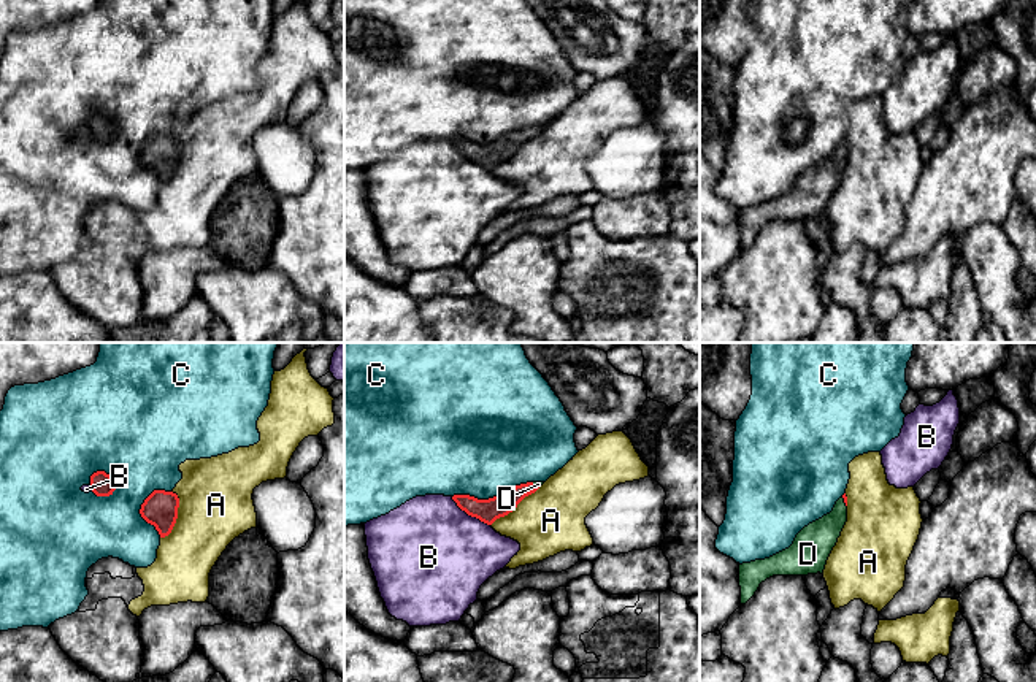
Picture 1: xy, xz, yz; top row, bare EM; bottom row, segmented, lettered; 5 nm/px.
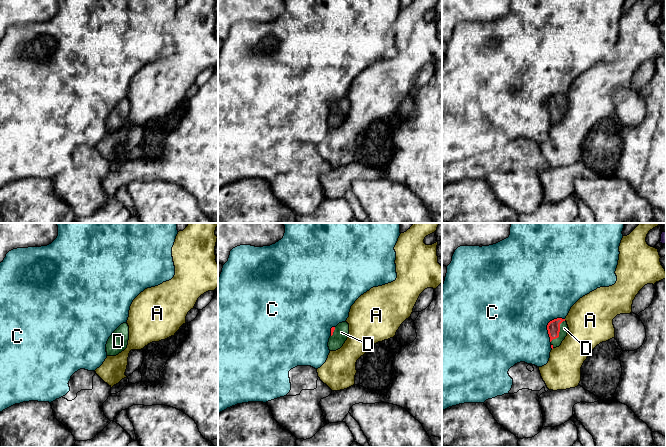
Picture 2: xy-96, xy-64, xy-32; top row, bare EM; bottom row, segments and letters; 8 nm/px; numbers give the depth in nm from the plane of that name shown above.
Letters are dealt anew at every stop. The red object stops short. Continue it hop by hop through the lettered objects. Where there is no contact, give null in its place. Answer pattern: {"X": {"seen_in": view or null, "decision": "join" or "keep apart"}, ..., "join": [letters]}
{"A": {"seen_in": "xy", "decision": "keep apart"}, "B": {"seen_in": "xz", "decision": "keep apart"}, "C": {"seen_in": "xz", "decision": "keep apart"}, "D": {"seen_in": "yz", "decision": "join"}, "join": ["D"]}

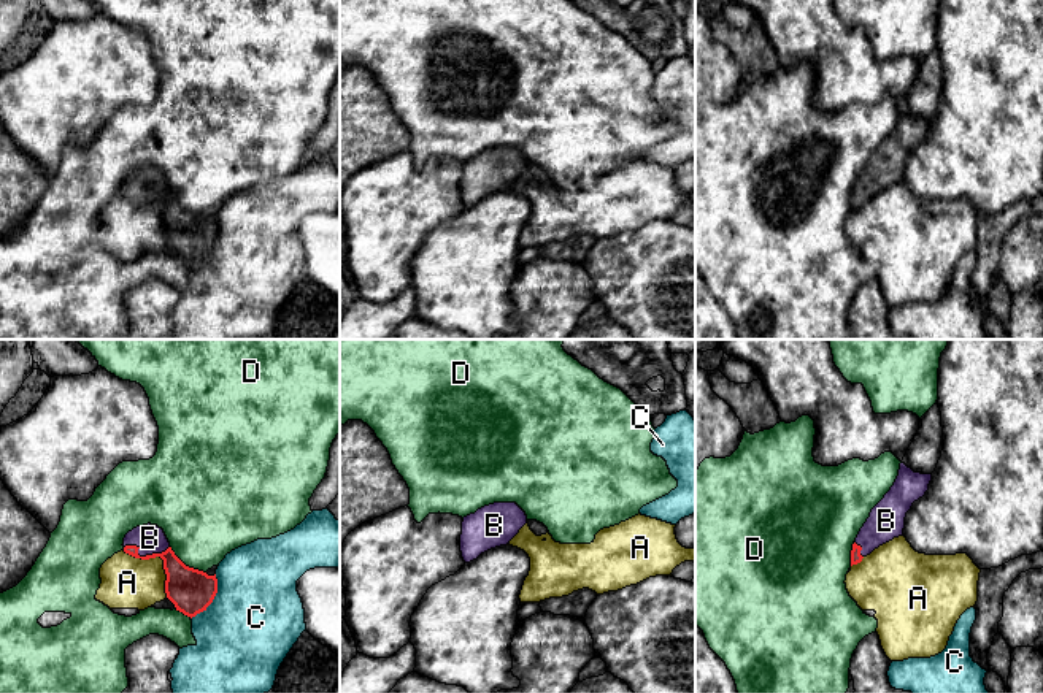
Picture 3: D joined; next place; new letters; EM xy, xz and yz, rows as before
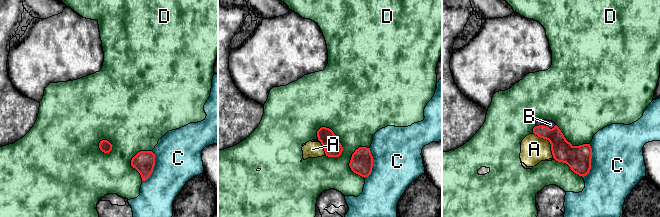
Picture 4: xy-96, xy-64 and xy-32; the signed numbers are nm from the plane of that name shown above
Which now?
{"A": {"seen_in": "xy", "decision": "keep apart"}, "B": {"seen_in": "xy", "decision": "join"}, "C": {"seen_in": "xy", "decision": "keep apart"}, "D": {"seen_in": "xy", "decision": "keep apart"}, "join": ["B"]}

